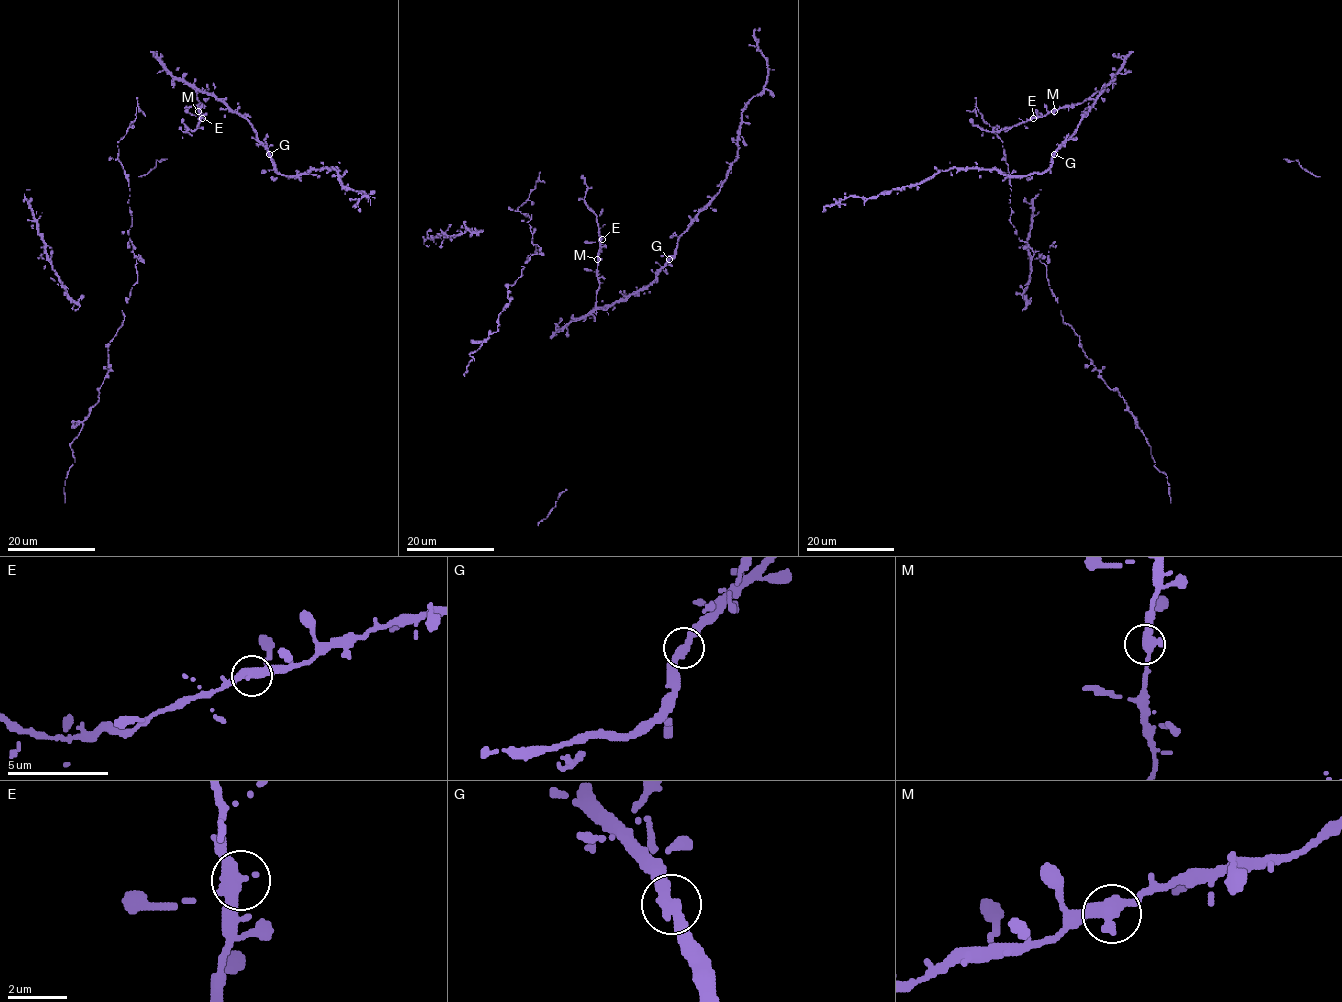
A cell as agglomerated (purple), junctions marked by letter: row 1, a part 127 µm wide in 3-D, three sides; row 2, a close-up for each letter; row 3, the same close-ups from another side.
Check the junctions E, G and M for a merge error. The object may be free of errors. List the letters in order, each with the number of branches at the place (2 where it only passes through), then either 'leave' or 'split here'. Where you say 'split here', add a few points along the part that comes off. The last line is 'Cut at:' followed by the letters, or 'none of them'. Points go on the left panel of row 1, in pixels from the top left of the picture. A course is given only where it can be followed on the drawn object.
E: 2 | leave
G: 2 | leave
M: 2 | leave
Cut at: none of them

